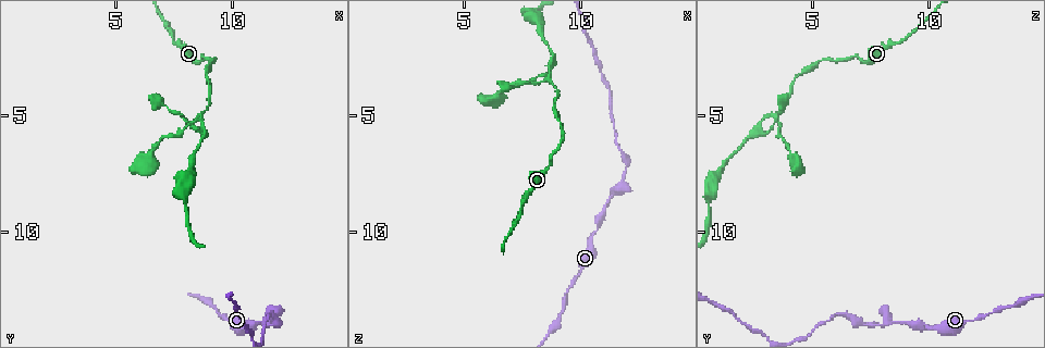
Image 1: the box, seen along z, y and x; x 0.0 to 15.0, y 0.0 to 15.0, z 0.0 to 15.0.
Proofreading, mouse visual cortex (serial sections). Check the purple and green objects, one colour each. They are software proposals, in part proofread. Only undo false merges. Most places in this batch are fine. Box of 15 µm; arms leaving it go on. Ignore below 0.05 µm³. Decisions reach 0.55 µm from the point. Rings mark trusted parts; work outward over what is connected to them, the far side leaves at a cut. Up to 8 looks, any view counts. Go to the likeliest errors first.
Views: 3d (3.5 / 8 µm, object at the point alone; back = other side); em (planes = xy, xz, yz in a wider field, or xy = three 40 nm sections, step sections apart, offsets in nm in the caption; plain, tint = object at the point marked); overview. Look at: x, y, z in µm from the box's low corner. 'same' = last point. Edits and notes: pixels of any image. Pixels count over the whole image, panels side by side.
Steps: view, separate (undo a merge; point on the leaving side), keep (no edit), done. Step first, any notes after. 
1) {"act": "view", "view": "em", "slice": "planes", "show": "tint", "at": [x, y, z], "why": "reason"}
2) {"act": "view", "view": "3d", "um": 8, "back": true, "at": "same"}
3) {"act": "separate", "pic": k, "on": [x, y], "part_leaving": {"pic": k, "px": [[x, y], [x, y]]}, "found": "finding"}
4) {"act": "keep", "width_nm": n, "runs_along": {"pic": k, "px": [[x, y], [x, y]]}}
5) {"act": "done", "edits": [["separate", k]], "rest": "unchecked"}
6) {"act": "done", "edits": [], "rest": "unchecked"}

{"act": "view", "view": "3d", "um": 3.5, "at": [8.7, 5.0, 3.5], "why": "branch point"}

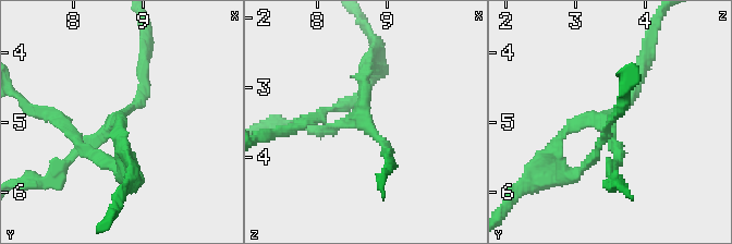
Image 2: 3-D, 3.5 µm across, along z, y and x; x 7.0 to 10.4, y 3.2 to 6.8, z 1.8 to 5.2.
{"act": "view", "view": "em", "slice": "planes", "show": "tint", "at": [8.70, 4.90, 3.50], "arms": 3, "arm_widths_nm": [150, 150, 150], "why": "now the EM"}

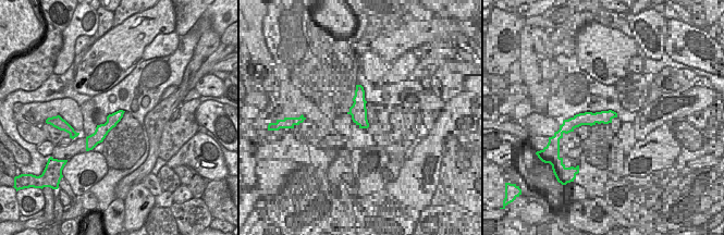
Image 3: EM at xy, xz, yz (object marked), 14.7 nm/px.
{"act": "keep", "runs_along": {"pic": 3, "px": [[120, 113], [95, 138], [95, 141]]}, "found": "all the same cell"}

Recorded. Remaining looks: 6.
{"act": "view", "view": "3d", "um": 3.5, "at": [11.5, 13.9, 8.4], "why": "three arms meet"}

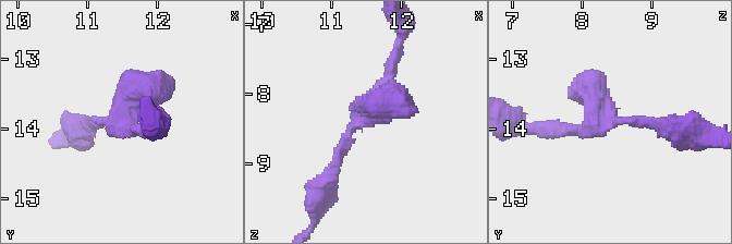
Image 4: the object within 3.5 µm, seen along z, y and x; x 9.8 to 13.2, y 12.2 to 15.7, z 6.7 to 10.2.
{"act": "keep", "arm_widths_nm": [150, 200, 450], "runs_along": {"pic": 4, "px": [[328, 179], [392, 59]]}, "found": "continuous, no second cell"}

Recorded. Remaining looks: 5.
{"act": "view", "view": "3d", "um": 3.5, "at": [9.4, 13.6, 12.5], "why": "sudden change in width"}

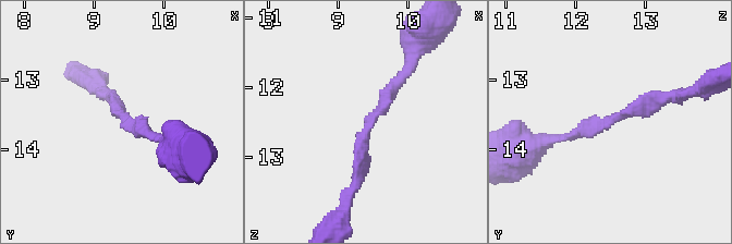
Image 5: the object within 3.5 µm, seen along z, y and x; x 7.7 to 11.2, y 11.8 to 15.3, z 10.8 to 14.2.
{"act": "view", "view": "em", "slice": "xy", "step": 2, "show": "plain", "at": [9.45, 13.60, 12.55], "arm_widths_nm": [150, 200]}

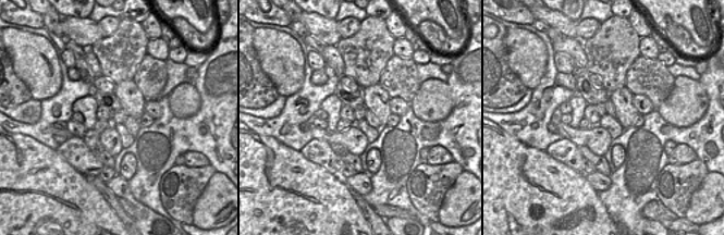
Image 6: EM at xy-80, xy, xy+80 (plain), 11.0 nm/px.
{"act": "view", "view": "em", "slice": "xy", "step": 2, "show": "tint", "at": "same"}

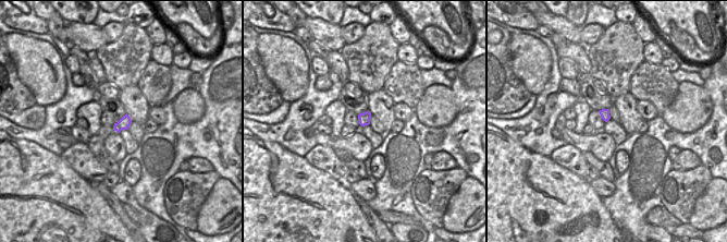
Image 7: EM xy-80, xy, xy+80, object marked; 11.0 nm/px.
{"act": "keep", "runs_along": {"pic": 5, "px": [[404, 71], [364, 133], [354, 188]]}, "found": "all the same cell"}

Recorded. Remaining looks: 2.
{"act": "done", "edits": [], "rest": "unchecked"}

